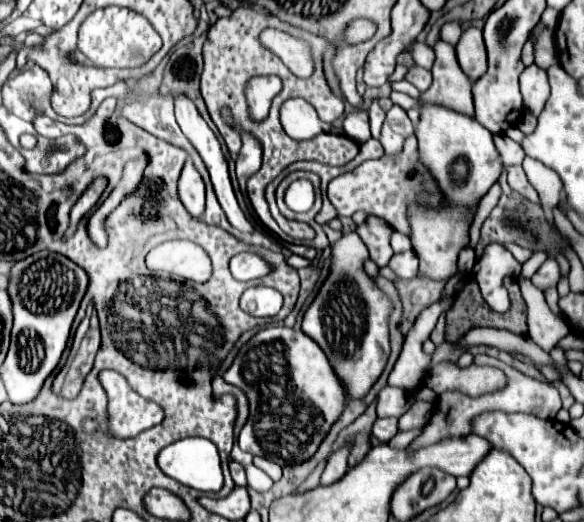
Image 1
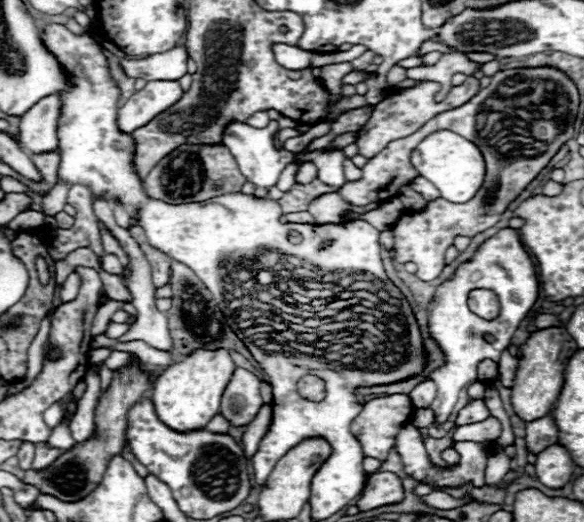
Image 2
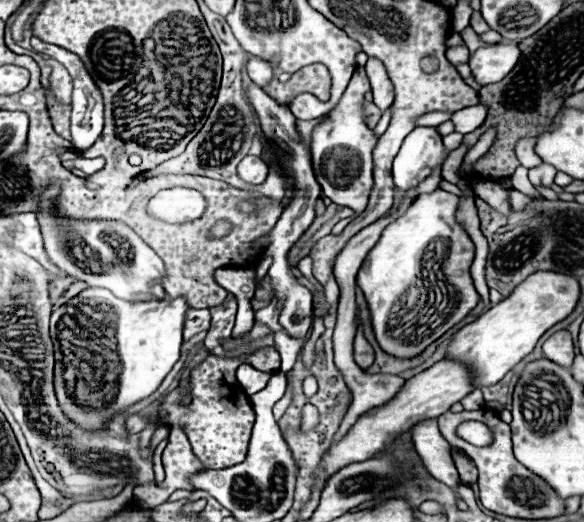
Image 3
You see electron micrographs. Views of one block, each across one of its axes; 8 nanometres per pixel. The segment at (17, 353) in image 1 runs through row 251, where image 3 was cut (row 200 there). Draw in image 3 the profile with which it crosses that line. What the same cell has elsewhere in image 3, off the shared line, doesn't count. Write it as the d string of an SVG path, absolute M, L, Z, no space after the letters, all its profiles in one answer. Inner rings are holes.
M48 188L42 196L42 210L38 212L40 228L44 234L44 246L48 258L70 276L86 282L88 286L108 288L114 296L128 302L164 300L162 278L166 276L166 264L148 248L128 226L118 222L66 222L50 212L50 200L58 194L58 188Z

